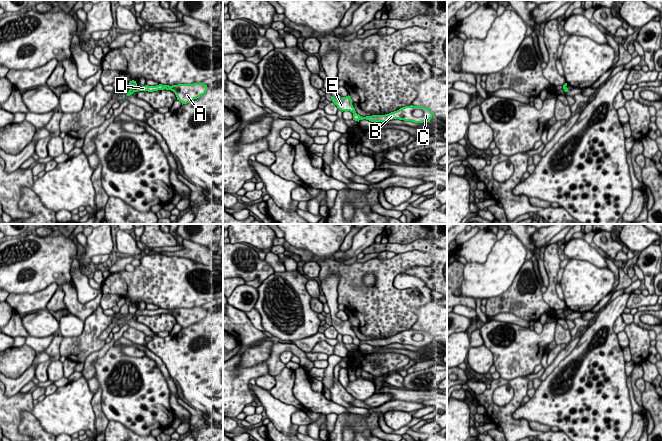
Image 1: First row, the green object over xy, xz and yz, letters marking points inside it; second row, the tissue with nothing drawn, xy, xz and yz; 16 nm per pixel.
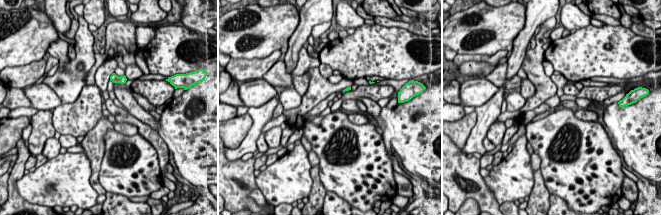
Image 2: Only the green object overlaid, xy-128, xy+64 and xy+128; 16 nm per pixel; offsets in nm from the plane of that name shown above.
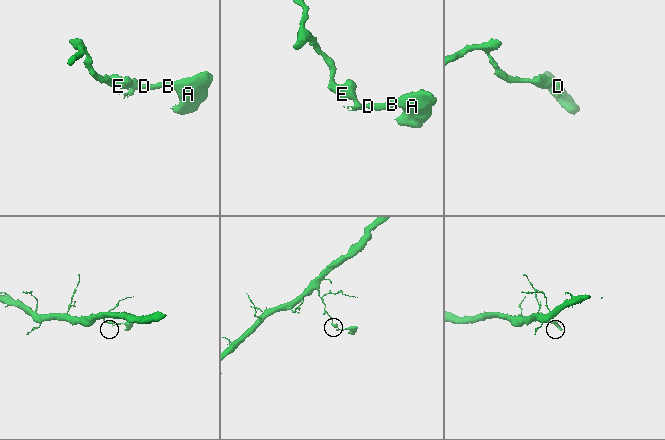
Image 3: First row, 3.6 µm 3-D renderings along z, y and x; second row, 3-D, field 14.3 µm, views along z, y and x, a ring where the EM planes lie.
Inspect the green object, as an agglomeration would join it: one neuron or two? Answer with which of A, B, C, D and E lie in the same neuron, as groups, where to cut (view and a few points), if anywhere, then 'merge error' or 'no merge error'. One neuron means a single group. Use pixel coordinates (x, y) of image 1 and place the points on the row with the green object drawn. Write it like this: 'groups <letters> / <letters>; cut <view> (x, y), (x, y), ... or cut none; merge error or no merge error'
groups A B C D / E; cut xy (137, 86), (130, 90); merge error

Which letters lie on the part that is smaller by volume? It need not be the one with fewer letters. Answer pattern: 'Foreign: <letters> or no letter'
Foreign: A, B, C, D

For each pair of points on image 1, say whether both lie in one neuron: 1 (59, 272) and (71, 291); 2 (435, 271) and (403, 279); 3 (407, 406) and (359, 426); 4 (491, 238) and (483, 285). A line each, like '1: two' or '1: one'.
1: two
2: two
3: one
4: two

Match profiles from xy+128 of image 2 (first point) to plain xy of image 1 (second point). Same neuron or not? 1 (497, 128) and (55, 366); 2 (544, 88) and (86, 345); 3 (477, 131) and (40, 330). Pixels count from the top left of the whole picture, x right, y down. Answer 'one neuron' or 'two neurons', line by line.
1: one neuron
2: one neuron
3: two neurons

